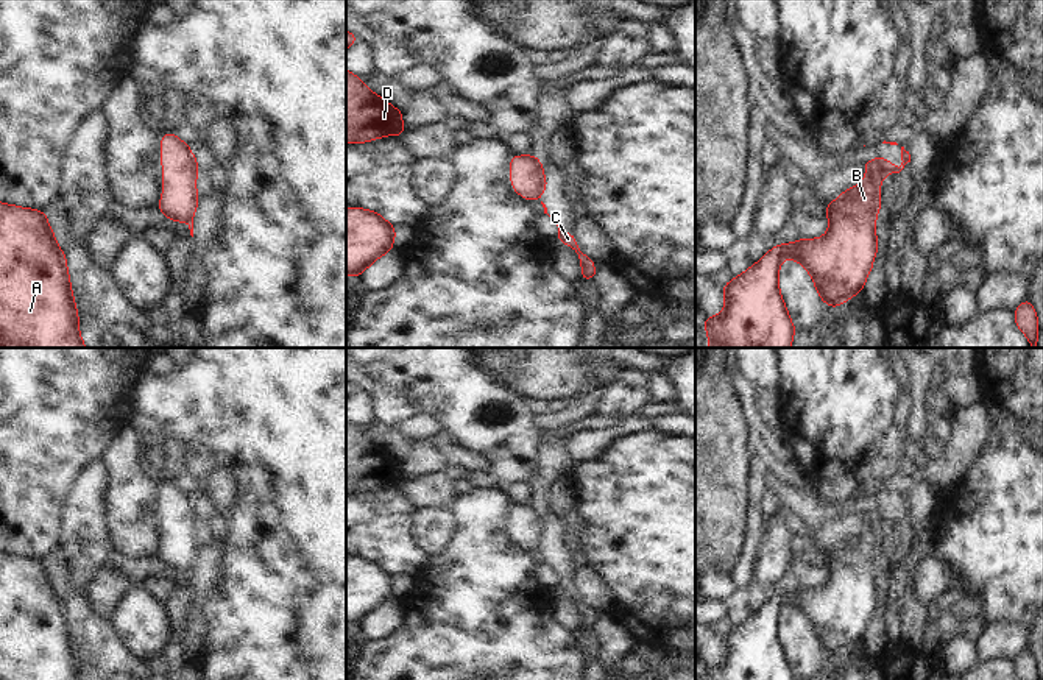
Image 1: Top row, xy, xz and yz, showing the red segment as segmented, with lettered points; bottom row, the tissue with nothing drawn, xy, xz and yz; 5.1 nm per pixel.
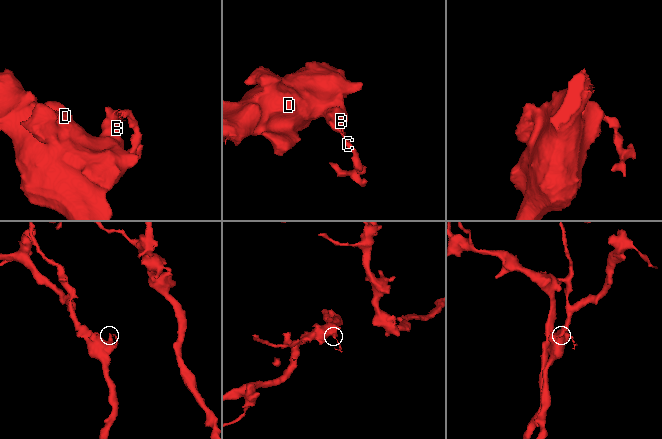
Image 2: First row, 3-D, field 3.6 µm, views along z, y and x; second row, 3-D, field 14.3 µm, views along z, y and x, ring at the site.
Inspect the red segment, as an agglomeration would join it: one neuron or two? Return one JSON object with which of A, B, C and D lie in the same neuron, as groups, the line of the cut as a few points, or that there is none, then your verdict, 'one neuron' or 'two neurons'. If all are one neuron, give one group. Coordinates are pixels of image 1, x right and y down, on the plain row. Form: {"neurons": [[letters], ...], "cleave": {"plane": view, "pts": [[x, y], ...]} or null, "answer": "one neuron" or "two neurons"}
{"neurons": [["A", "B", "D"], ["C"]], "cleave": {"plane": "yz", "pts": [[869, 510], [876, 510], [894, 521]]}, "answer": "two neurons"}

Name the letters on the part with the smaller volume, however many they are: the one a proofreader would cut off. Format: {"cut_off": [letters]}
{"cut_off": ["C"]}

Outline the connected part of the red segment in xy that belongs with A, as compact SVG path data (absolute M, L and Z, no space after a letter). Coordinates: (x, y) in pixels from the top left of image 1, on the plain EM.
M2 551L0 680L80 680L67 605L45 560Z

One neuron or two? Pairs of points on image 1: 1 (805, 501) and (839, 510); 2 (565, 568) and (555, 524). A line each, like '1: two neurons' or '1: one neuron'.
1: one neuron
2: one neuron

